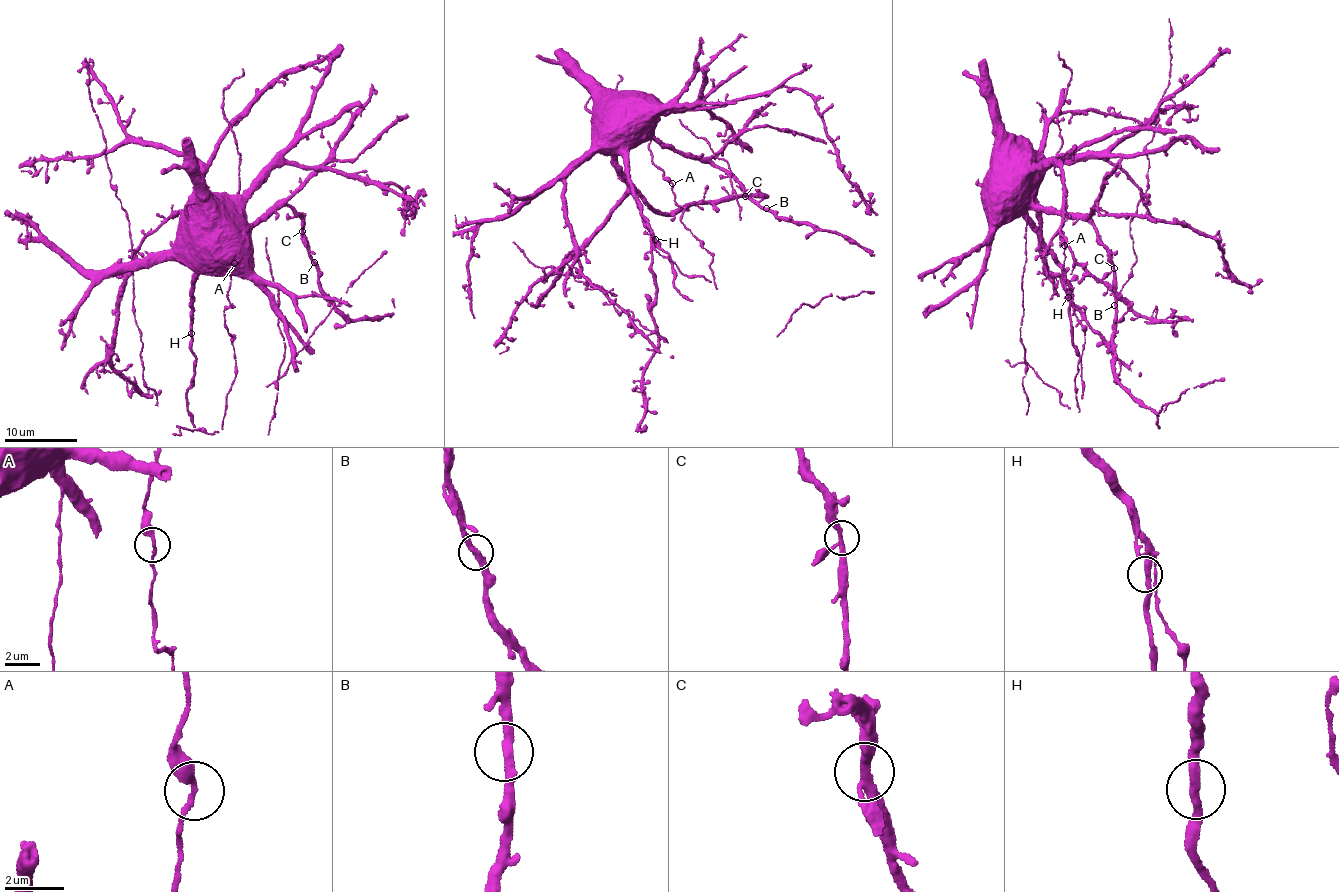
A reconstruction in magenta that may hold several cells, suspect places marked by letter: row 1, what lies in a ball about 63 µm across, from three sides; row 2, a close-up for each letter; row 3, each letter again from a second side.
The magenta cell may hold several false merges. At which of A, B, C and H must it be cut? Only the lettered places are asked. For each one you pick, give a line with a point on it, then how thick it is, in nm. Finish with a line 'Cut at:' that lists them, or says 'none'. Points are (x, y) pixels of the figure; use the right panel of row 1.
Cut at: none

